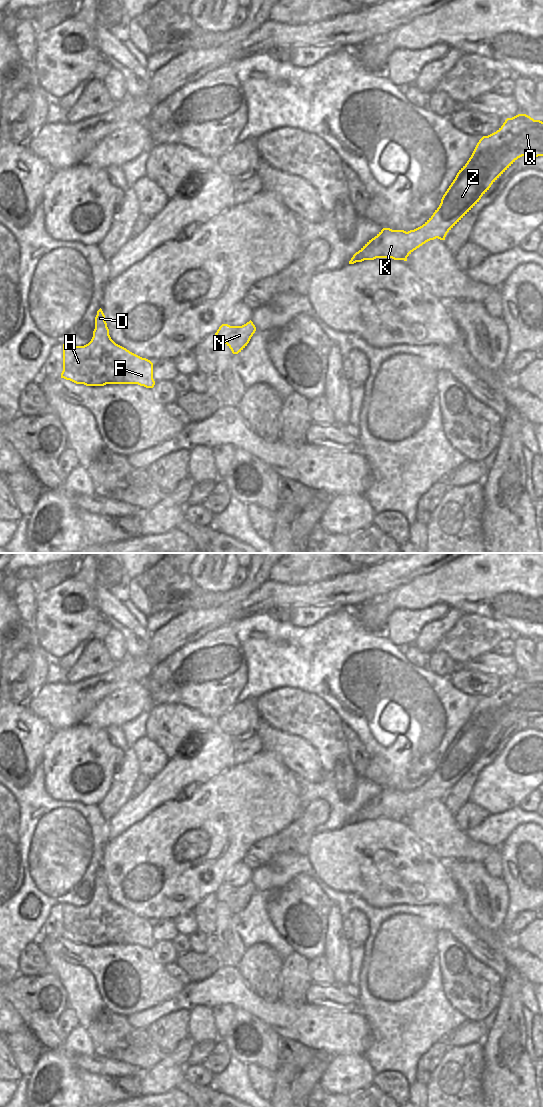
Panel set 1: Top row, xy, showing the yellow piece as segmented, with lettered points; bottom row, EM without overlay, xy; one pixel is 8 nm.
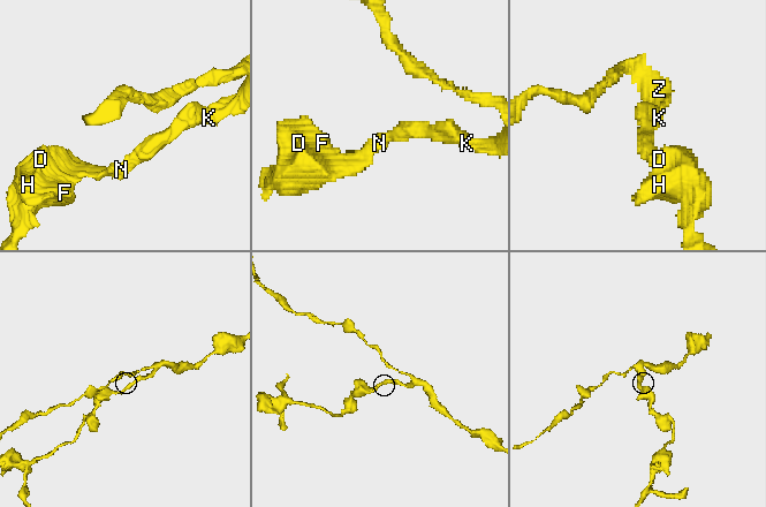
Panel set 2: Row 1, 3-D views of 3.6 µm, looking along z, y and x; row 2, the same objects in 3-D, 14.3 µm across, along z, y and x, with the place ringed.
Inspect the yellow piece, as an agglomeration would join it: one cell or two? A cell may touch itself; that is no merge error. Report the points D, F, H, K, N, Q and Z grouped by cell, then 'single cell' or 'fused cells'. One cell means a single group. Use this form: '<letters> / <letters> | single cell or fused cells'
D F H K N Q Z | single cell

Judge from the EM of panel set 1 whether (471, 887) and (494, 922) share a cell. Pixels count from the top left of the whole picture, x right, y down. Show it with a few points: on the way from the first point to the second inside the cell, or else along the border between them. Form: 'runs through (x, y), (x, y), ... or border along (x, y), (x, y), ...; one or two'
runs through (475, 896), (477, 901), (490, 913); one

